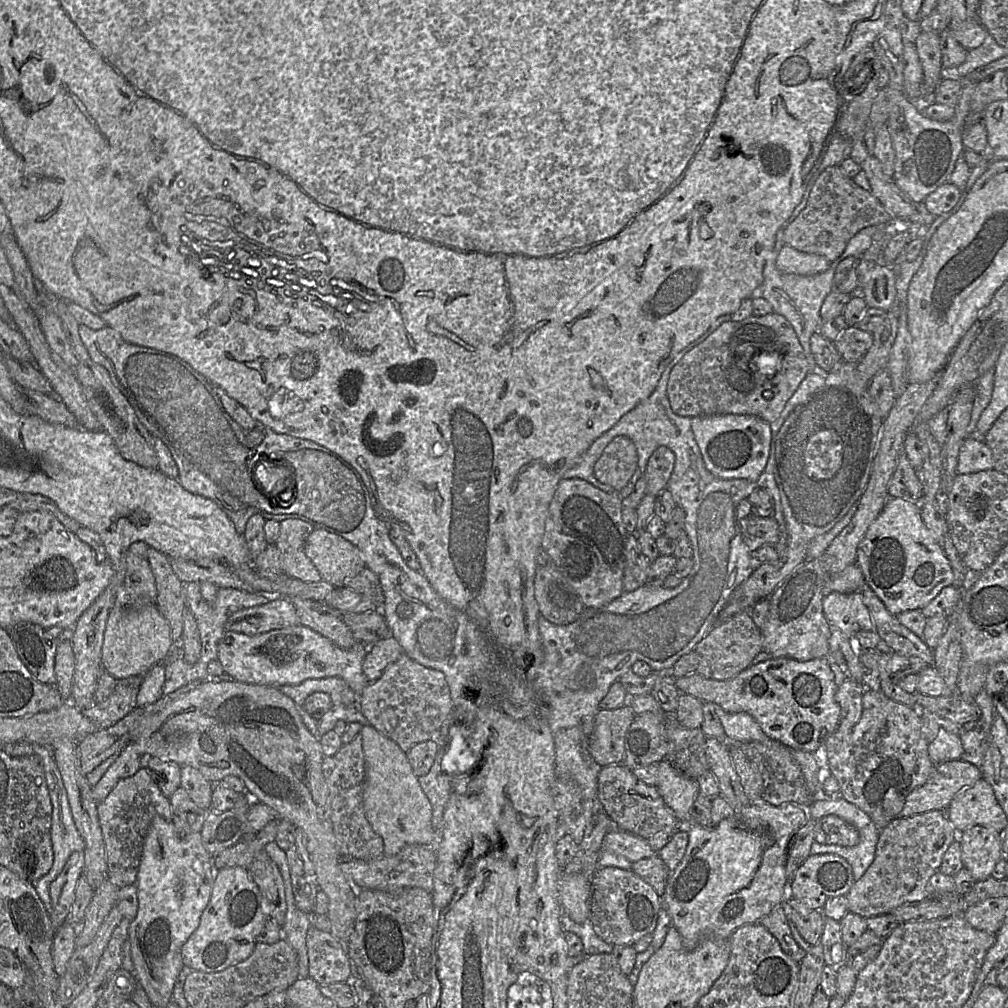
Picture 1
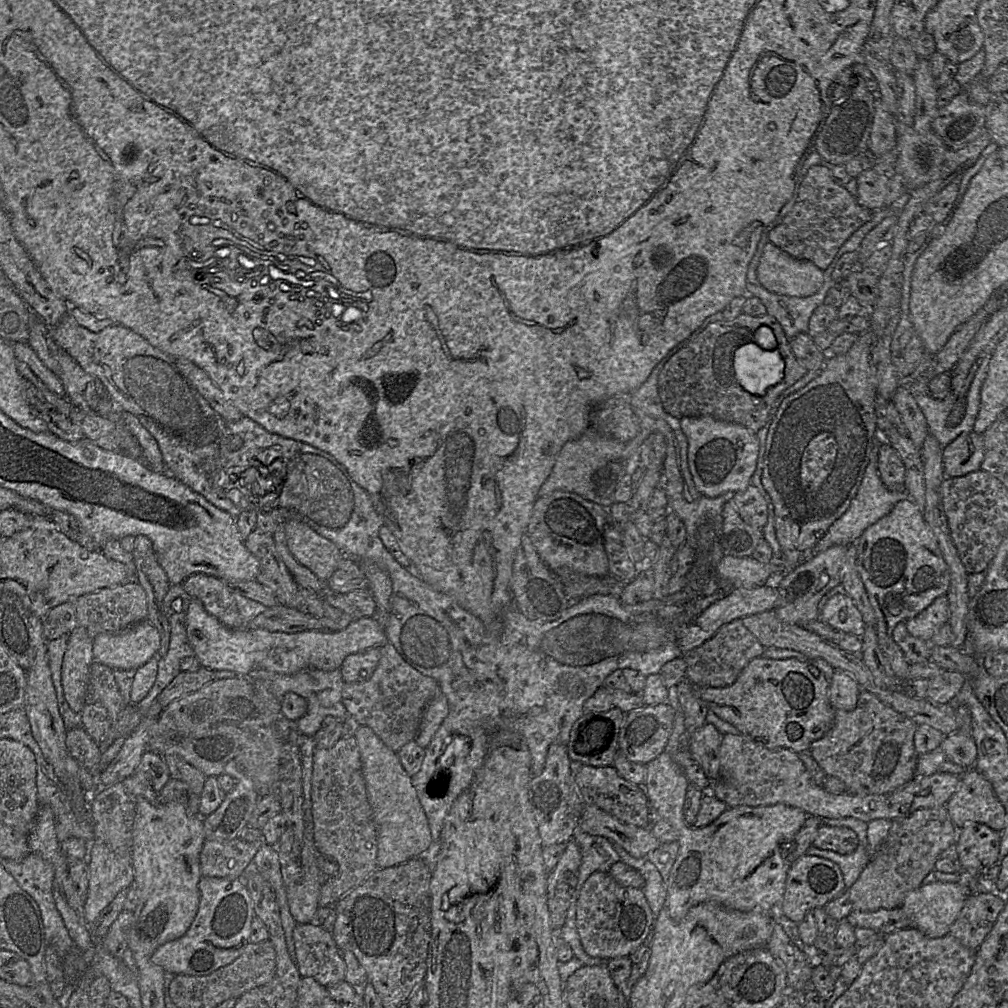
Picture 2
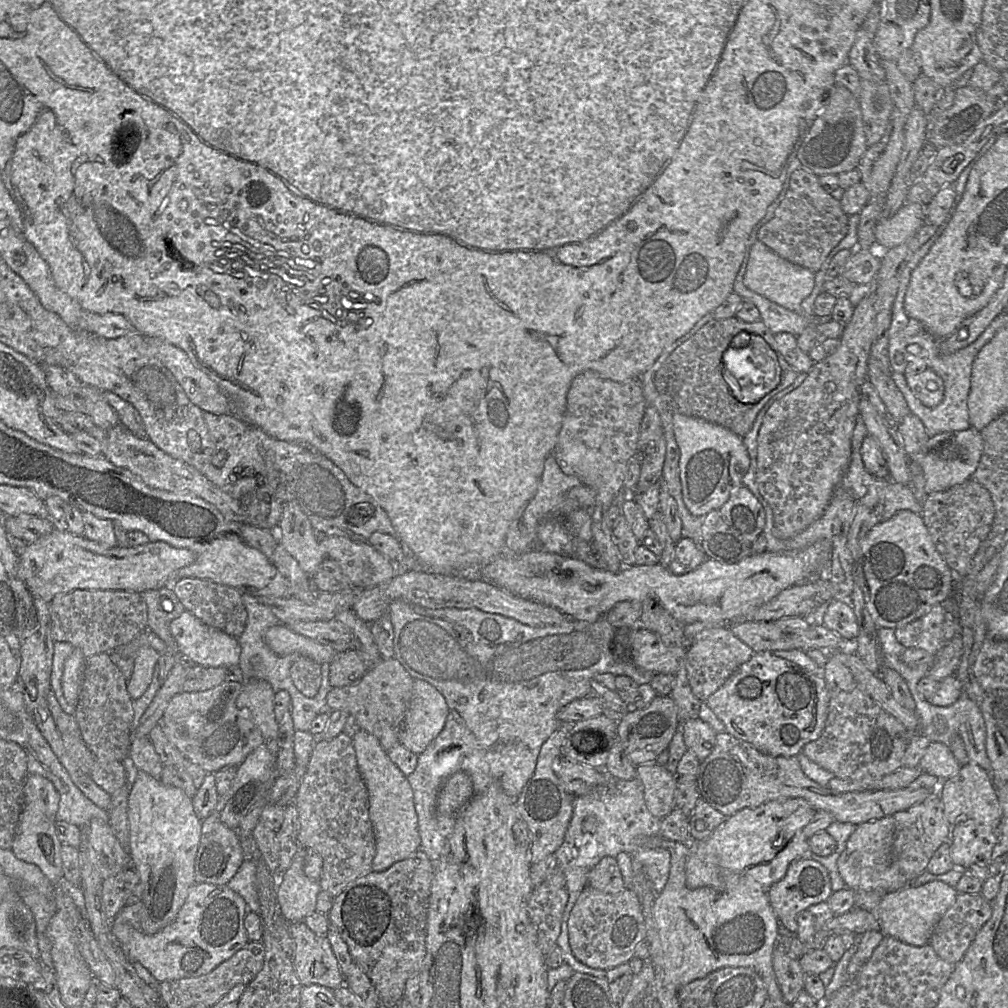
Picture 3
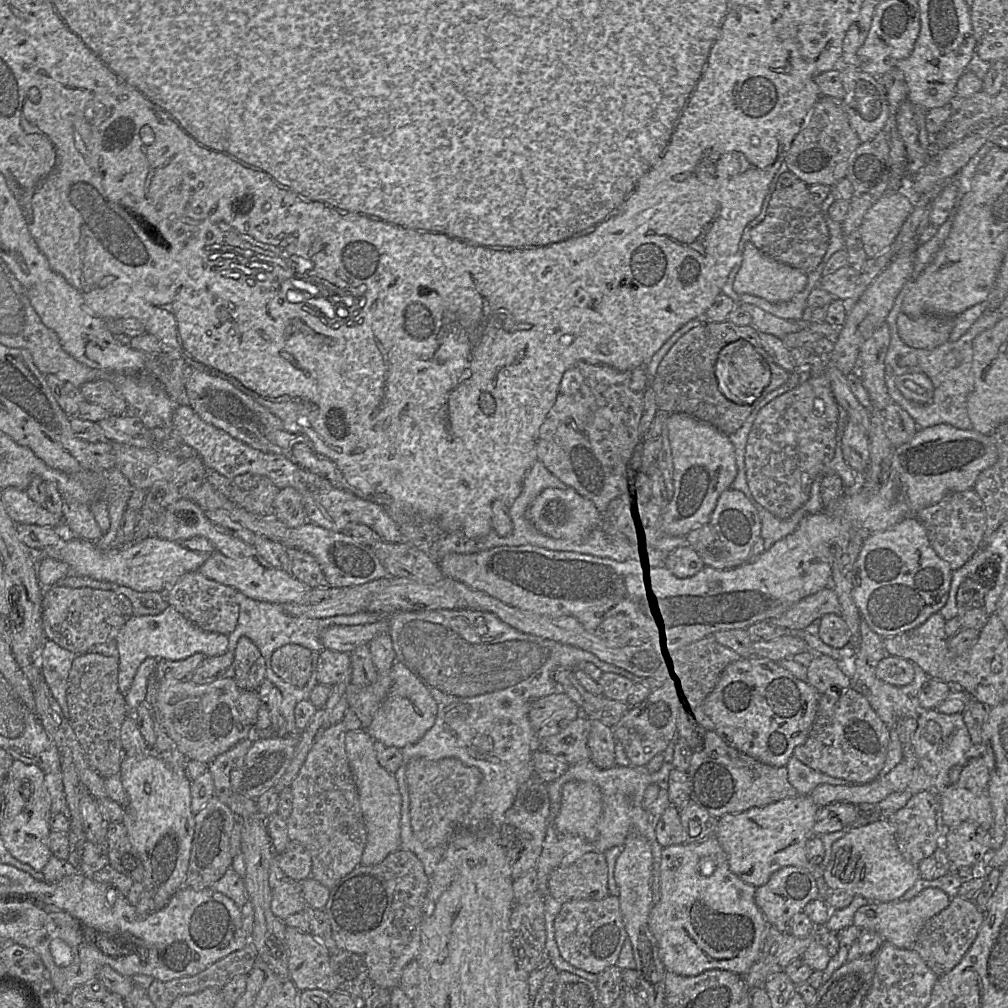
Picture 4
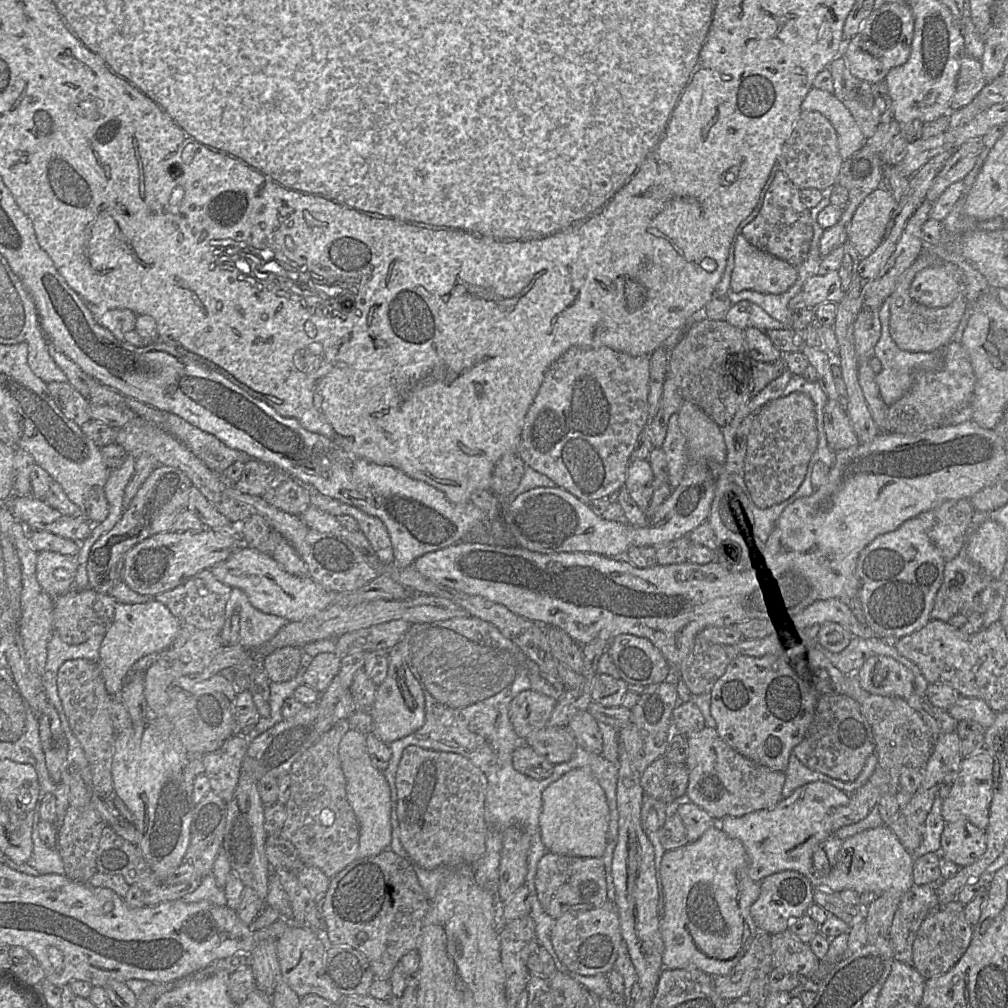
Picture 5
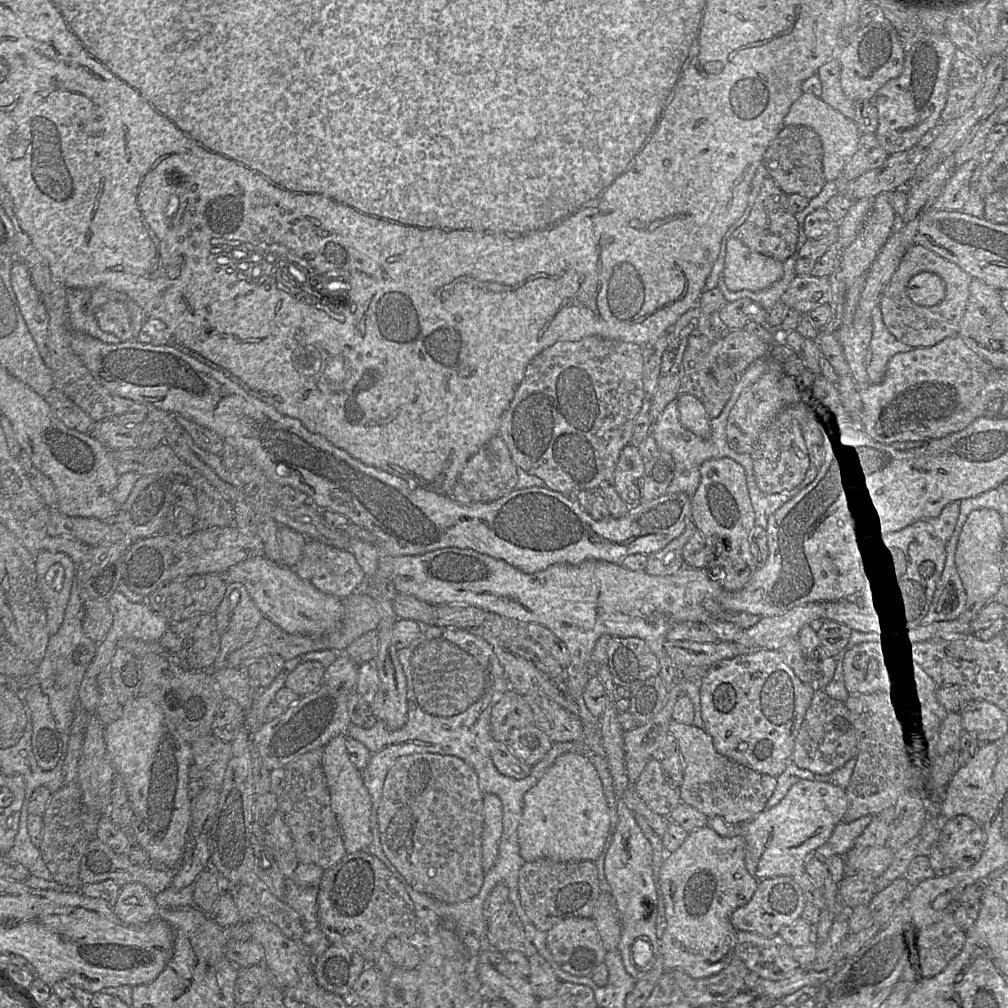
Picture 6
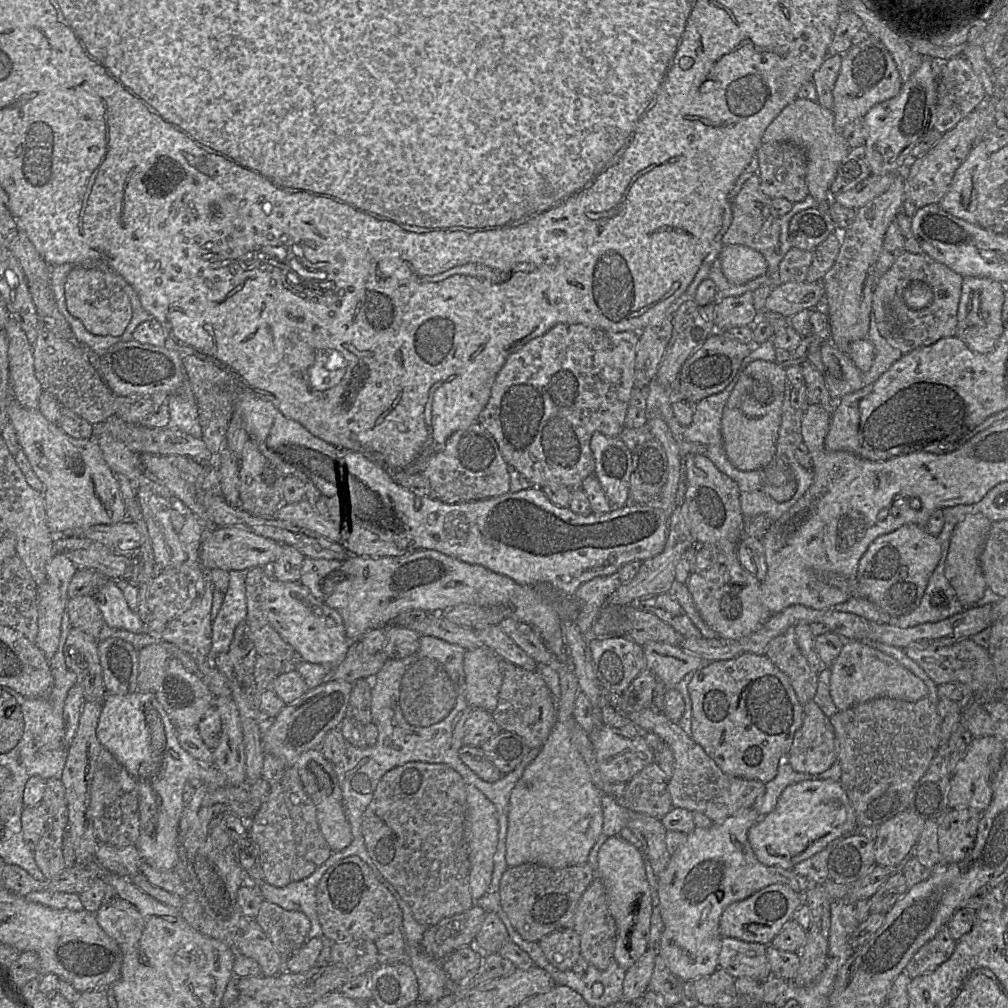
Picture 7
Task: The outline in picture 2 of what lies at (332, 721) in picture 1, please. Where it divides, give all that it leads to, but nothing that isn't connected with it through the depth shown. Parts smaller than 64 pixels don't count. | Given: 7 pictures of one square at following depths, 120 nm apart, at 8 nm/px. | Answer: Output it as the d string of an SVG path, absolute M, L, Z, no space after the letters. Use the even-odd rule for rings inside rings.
M254 669L247 676L251 679L262 680L269 691L281 701L288 692L296 693L307 701L306 713L295 721L297 731L307 736L313 737L322 729L322 721L326 716L333 716L343 722L348 718L349 713L341 701L341 691L345 685L339 669L324 671L319 669L305 669L295 674L284 675L264 669Z

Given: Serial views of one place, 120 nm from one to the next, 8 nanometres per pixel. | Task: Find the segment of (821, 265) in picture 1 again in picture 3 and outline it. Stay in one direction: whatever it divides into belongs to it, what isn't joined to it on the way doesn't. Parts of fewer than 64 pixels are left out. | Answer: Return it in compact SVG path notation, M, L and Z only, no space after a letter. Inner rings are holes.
M756 240L749 251L743 283L751 291L770 301L798 314L804 314L801 302L810 295L814 288L815 273L783 259L765 244Z

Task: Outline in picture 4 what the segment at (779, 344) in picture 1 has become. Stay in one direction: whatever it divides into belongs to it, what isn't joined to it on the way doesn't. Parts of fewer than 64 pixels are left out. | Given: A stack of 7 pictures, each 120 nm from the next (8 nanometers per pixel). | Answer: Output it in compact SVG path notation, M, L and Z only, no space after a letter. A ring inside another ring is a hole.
M701 318L700 324L682 335L661 360L656 376L651 381L659 410L668 413L686 413L706 421L721 432L730 435L736 432L761 401L762 396L783 385L790 372L779 367L774 359L763 349L759 341L759 331L752 326L737 326L730 321L711 322ZM738 340L751 343L768 363L771 381L761 396L752 404L736 404L719 389L715 370L718 355L722 348Z

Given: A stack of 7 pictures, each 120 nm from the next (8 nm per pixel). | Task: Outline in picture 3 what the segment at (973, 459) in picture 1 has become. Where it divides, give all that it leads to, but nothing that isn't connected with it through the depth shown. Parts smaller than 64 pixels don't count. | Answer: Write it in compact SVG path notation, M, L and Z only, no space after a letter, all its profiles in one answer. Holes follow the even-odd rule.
M972 426L967 430L944 432L930 437L917 454L917 463L925 479L925 493L929 495L945 491L971 479L979 465L983 449L982 435Z

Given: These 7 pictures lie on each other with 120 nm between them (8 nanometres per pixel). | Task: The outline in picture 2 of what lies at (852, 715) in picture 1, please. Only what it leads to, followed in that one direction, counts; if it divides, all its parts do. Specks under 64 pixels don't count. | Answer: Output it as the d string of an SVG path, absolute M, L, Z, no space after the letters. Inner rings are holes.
M835 669L830 680L830 702L835 710L854 710L860 691L861 687L848 672Z

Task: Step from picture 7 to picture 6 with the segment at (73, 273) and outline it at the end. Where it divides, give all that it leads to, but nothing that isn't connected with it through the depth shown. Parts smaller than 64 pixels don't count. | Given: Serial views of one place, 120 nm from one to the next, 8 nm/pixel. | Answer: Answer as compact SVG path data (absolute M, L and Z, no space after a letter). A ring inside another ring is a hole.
M109 300L95 308L94 316L102 331L114 334L121 341L134 340L130 311L124 303Z

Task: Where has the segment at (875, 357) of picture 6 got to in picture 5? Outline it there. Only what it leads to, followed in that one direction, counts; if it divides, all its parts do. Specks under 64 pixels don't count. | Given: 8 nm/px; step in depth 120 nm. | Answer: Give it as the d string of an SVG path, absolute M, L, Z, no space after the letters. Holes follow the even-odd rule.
M887 298L878 311L881 335L873 351L873 355L881 363L881 371L875 375L875 381L878 385L881 399L887 406L895 403L910 389L914 373L917 371L936 371L942 366L942 355L940 351L913 353L901 350L890 335L889 317L890 305Z

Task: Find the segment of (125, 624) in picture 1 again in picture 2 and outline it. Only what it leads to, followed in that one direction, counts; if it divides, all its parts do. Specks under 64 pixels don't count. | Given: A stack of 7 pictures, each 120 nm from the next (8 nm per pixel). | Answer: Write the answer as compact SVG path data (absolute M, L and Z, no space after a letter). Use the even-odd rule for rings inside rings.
M144 620L119 633L101 633L94 638L94 661L111 669L137 669L157 656L161 636L156 627Z

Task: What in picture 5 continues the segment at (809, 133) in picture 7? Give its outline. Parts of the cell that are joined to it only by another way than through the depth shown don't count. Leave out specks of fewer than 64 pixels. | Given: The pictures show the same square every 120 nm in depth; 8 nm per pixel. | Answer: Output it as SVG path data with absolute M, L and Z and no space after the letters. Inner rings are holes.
M812 87L802 101L800 109L801 112L820 112L830 121L837 134L839 154L843 161L851 157L865 145L866 139L860 127L855 122L850 111L834 96L834 94Z

